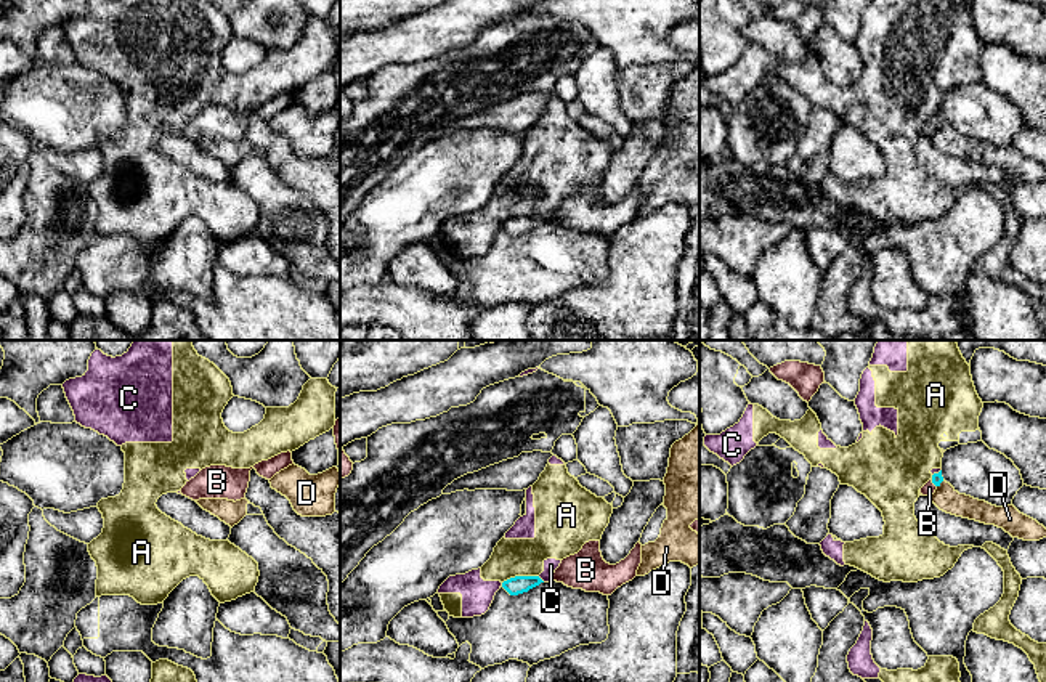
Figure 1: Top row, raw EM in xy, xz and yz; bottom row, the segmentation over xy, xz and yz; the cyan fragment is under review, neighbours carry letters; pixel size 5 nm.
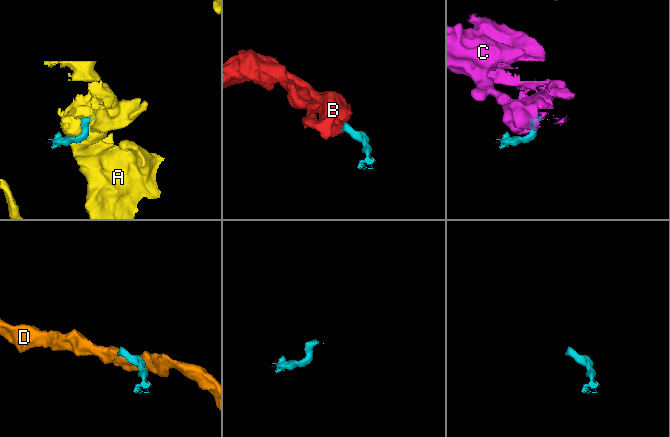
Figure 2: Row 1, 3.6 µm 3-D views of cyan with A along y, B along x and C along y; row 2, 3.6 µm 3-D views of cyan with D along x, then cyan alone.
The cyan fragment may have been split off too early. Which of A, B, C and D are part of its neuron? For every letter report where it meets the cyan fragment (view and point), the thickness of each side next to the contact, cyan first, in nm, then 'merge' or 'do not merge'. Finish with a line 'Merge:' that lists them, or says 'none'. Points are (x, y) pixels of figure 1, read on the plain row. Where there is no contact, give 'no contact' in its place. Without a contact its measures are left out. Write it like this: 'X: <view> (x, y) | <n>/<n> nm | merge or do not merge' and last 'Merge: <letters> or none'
A: xz (520, 217) | 90/190 nm | do not merge
B: yz (932, 122) | 60/70 nm | merge
C: xz (539, 219) | 90/70 nm | do not merge
D: yz (940, 122) | 60/120 nm | do not merge
Merge: B

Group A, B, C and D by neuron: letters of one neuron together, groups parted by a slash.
A C / B / D

